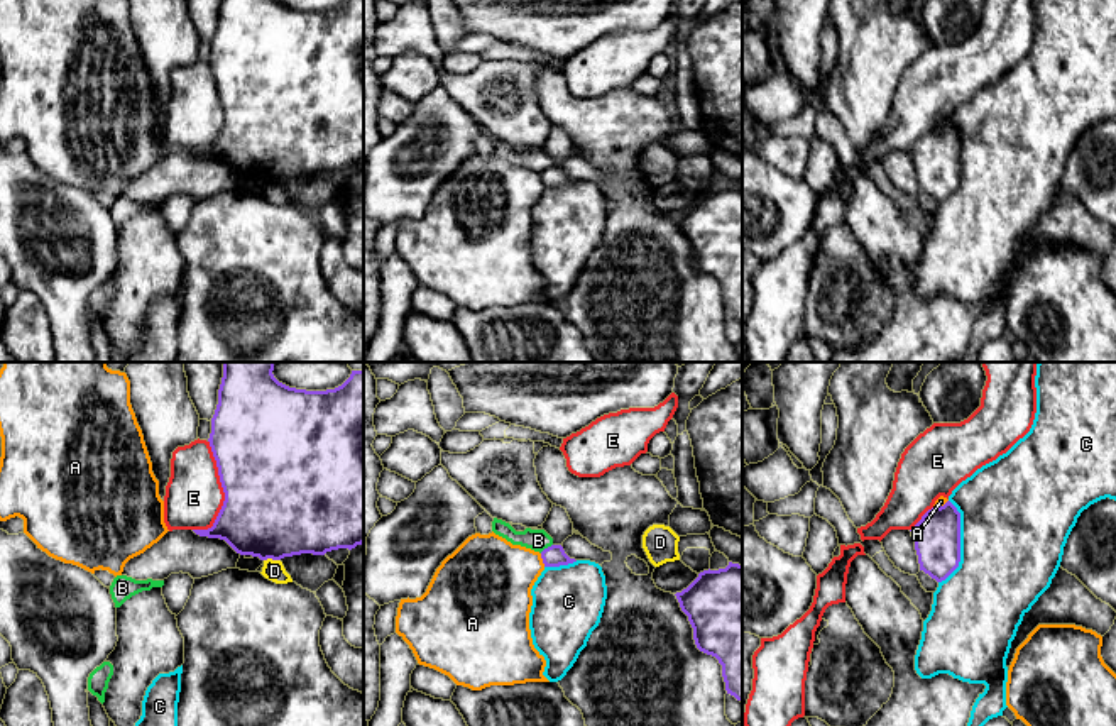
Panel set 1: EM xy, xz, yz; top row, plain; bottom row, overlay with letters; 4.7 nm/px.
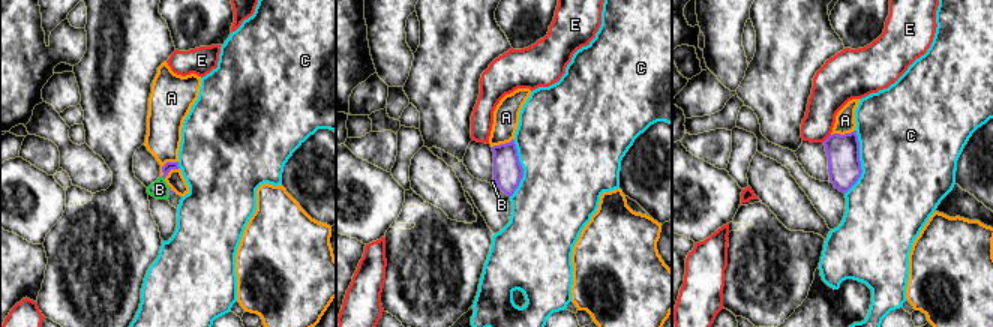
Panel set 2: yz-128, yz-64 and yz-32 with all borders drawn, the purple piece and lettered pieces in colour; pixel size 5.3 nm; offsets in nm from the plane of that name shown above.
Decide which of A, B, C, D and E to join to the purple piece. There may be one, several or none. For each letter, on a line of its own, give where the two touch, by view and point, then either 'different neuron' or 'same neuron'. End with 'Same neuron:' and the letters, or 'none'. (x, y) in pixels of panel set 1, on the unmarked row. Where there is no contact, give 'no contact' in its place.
A: xz (543, 181) | different neuron
B: xz (545, 170) | different neuron
C: yz (959, 163) | different neuron
D: xy (271, 178) | different neuron
E: xy (224, 112) | different neuron
Same neuron: none

